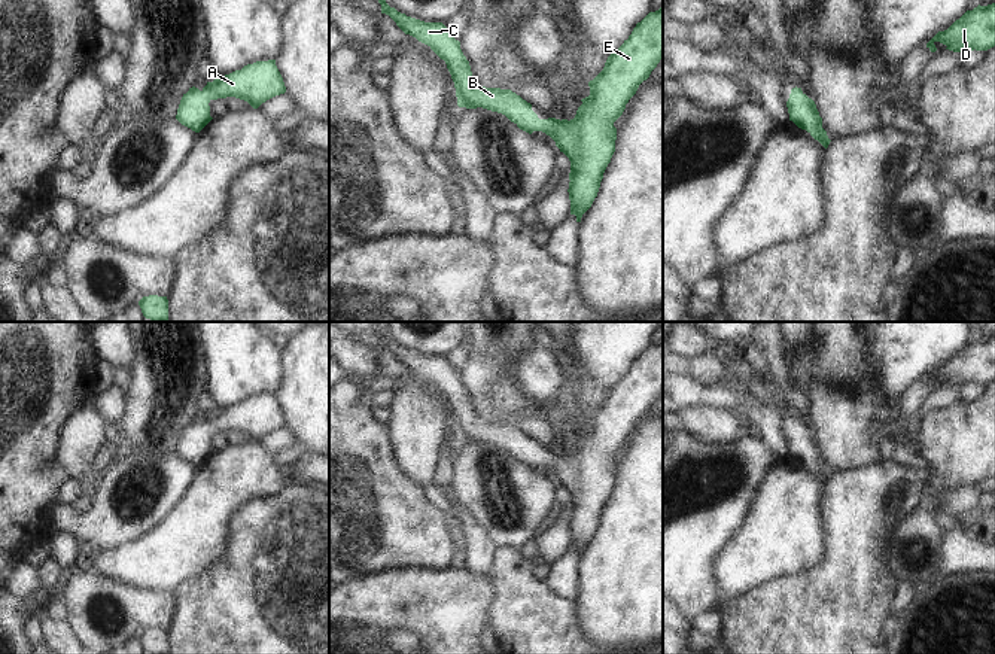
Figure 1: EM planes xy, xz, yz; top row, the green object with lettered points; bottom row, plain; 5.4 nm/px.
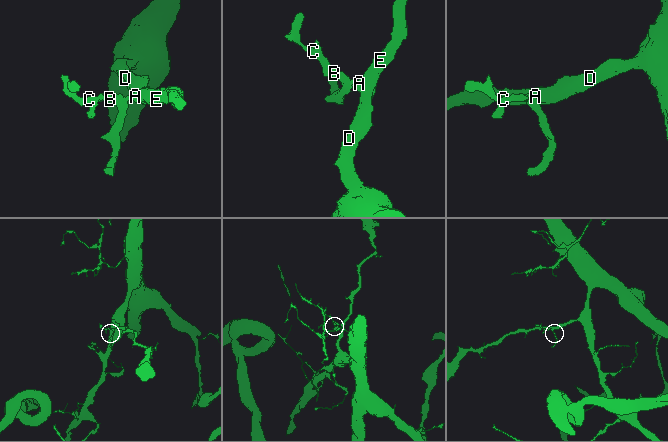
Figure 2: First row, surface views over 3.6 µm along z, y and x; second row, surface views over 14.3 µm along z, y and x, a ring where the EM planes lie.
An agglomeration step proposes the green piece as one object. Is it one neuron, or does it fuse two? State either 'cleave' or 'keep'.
keep

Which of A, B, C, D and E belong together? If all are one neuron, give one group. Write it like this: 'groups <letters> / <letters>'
groups A B C D E

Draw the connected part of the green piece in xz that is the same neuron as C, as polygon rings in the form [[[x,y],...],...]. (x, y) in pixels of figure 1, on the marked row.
[[[378,0],[381,13],[389,15],[405,33],[427,45],[445,61],[456,88],[457,106],[483,107],[505,115],[520,130],[542,131],[570,161],[570,215],[581,222],[597,197],[603,173],[615,152],[614,122],[639,85],[663,58],[663,6],[636,24],[624,43],[608,57],[603,70],[588,82],[590,95],[582,98],[573,119],[539,119],[532,104],[511,89],[481,86],[472,76],[469,61],[442,22],[425,22]]]

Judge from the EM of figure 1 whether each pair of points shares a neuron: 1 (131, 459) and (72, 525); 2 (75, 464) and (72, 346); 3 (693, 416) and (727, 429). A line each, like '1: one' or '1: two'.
1: one
2: two
3: one

